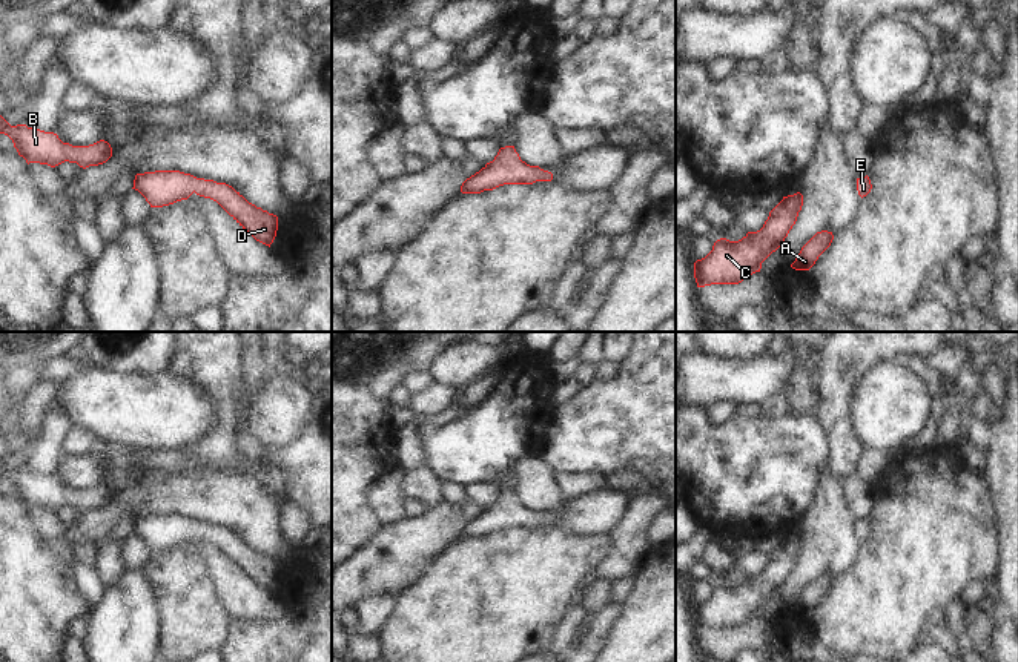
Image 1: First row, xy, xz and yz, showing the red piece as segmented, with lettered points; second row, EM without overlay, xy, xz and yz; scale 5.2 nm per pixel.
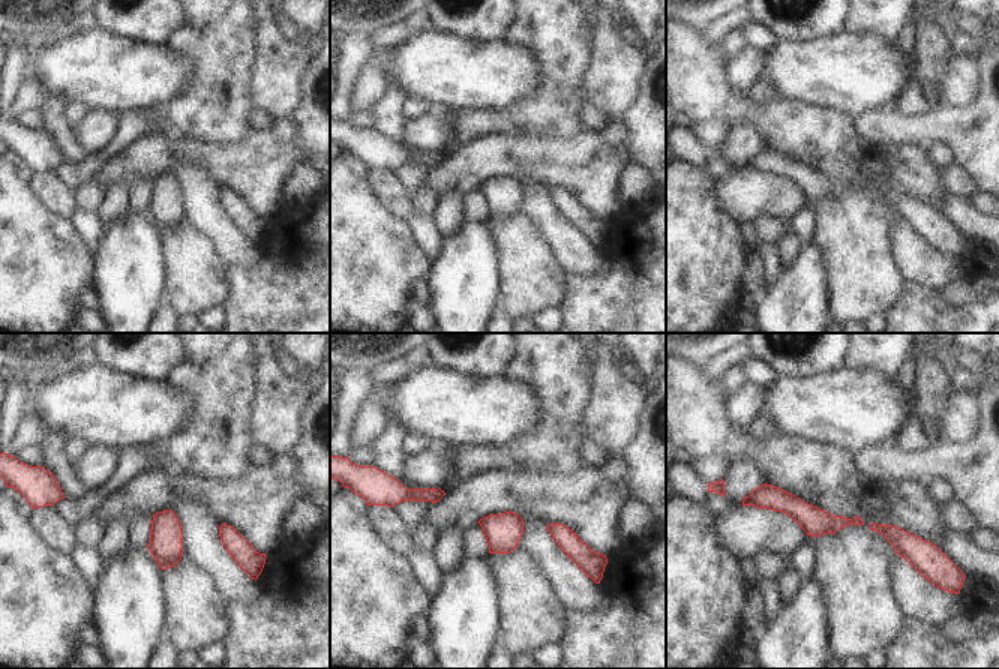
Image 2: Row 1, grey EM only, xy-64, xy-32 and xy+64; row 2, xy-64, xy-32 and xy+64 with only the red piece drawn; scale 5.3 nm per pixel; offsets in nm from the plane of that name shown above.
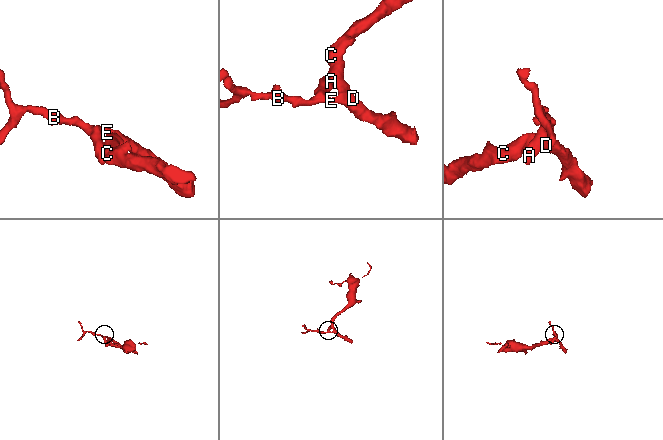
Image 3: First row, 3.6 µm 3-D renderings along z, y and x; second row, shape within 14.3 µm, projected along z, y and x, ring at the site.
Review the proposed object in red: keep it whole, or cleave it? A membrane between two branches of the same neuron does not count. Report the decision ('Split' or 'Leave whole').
Leave whole

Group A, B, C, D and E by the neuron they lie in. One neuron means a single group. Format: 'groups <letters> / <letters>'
groups A B C D E

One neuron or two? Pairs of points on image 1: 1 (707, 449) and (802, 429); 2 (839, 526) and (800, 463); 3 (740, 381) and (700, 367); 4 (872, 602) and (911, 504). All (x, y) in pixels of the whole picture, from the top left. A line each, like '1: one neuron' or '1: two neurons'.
1: one neuron
2: two neurons
3: one neuron
4: one neuron

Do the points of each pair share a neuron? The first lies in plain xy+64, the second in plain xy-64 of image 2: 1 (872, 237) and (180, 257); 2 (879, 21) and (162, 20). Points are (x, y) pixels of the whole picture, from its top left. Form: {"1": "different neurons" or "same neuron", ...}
{"1": "same neuron", "2": "different neurons"}

